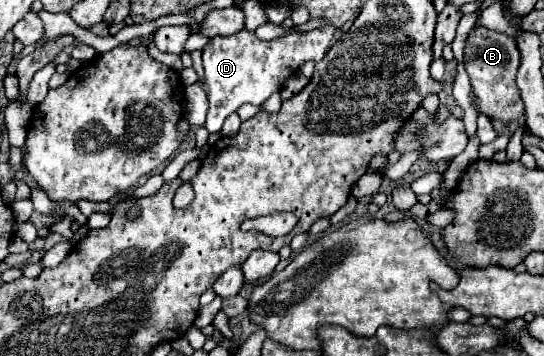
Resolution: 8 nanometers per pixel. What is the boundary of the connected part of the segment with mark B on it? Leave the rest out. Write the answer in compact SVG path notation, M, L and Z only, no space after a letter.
M473 28L465 46L465 60L473 92L477 94L481 112L485 116L501 122L513 122L525 116L525 106L519 96L519 88L515 84L515 72L519 68L519 48L515 48L513 38L505 36L503 32Z

